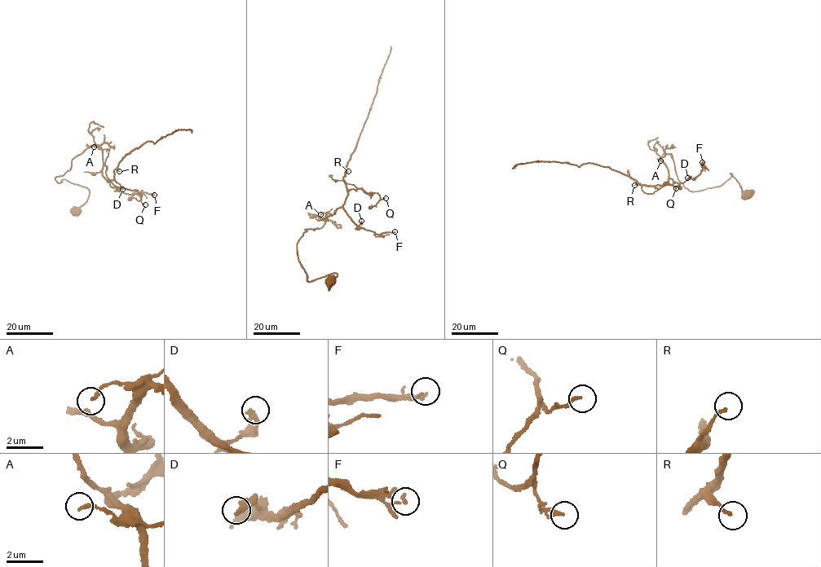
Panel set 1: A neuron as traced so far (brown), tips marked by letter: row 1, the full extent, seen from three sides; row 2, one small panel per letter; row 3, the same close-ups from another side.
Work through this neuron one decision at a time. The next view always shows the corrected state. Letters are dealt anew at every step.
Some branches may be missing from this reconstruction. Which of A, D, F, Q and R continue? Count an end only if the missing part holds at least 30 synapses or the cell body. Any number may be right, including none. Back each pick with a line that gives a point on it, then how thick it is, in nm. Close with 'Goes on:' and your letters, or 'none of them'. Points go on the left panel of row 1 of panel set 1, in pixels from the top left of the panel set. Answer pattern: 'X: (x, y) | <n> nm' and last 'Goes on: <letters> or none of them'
Goes on: none of them

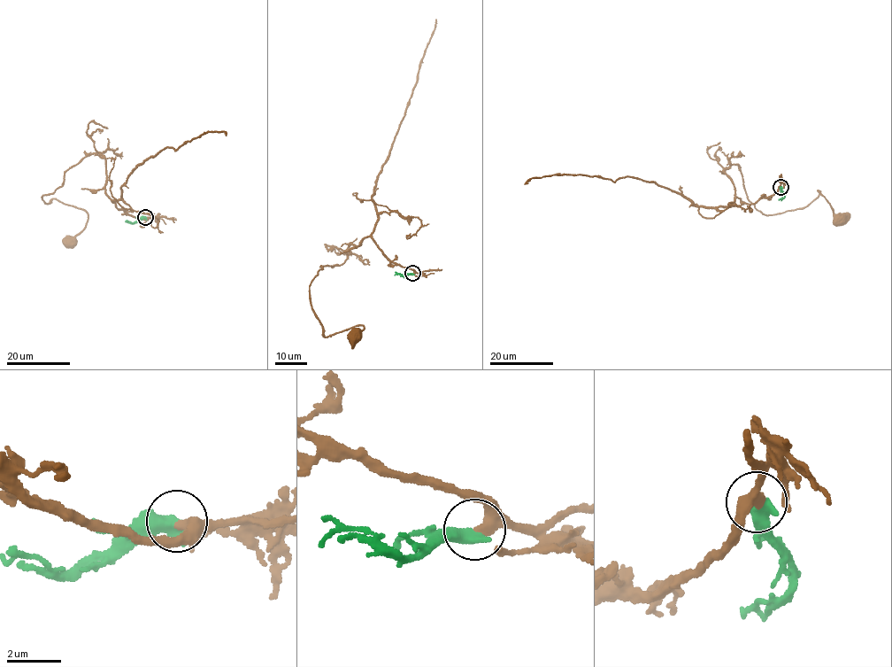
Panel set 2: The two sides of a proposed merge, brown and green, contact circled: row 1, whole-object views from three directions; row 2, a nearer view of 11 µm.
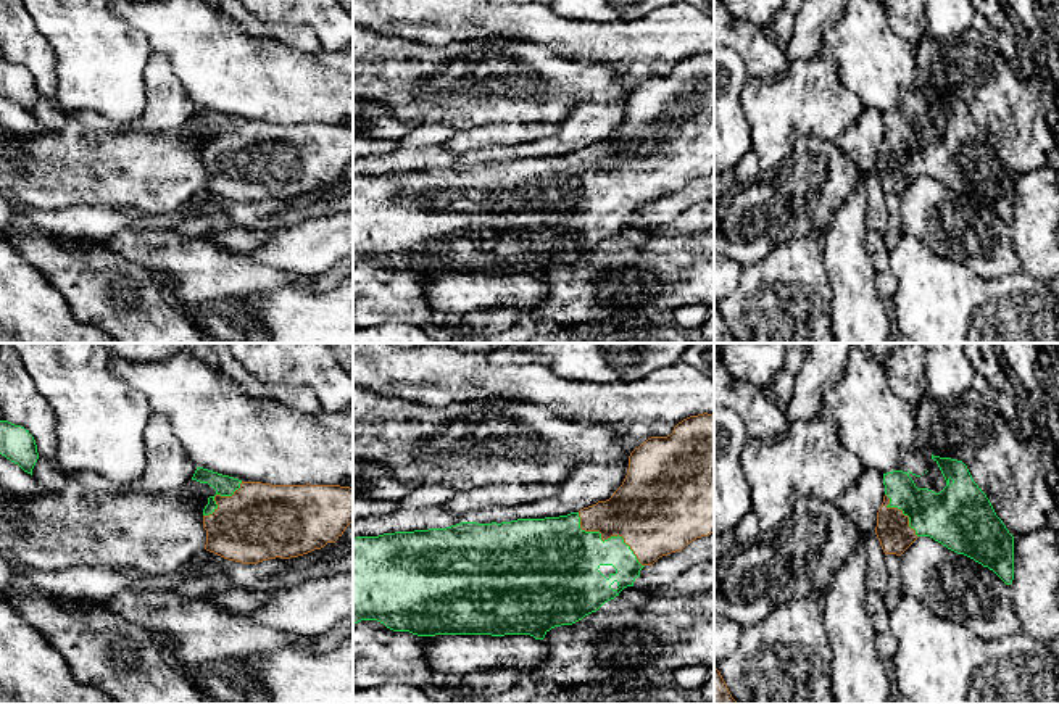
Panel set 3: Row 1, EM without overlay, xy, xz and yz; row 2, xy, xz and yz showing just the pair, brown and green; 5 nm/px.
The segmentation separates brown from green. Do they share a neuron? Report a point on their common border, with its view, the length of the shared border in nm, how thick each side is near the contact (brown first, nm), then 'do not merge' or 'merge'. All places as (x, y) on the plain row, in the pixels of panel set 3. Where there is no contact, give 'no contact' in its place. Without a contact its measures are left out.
contact xz (606, 178); length 420 nm; calibres 380 and 360 nm; merge

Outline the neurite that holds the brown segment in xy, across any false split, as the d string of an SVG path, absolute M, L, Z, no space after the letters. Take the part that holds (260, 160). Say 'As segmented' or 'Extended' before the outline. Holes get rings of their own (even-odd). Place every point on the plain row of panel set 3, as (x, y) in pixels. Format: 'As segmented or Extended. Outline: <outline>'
Extended. Outline: M203 106L192 119L216 129L203 148L205 188L258 203L335 182L353 161L353 127L242 121Z

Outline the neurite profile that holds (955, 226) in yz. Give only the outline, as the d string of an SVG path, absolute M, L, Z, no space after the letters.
M919 176L899 195L899 203L901 235L919 238L938 256L957 261L986 280L1022 271L1012 246L1011 224L974 198L948 188L930 176Z

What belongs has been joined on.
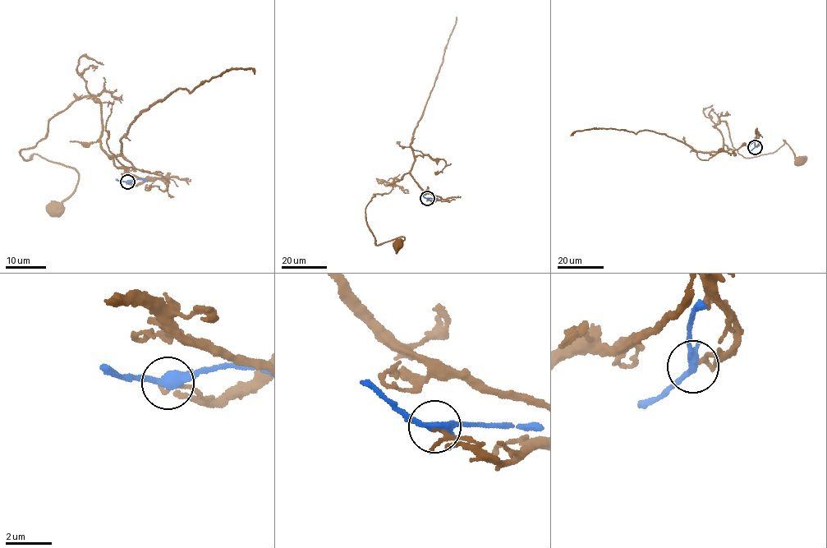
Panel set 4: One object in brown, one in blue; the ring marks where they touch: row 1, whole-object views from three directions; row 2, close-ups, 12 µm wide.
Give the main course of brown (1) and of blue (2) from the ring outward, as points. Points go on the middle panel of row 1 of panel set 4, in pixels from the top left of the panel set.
1: (427, 198), (440, 198), (409, 173), (388, 193), (374, 195), (366, 225), (376, 245), (405, 239), (397, 244)
2: (427, 198), (438, 199)

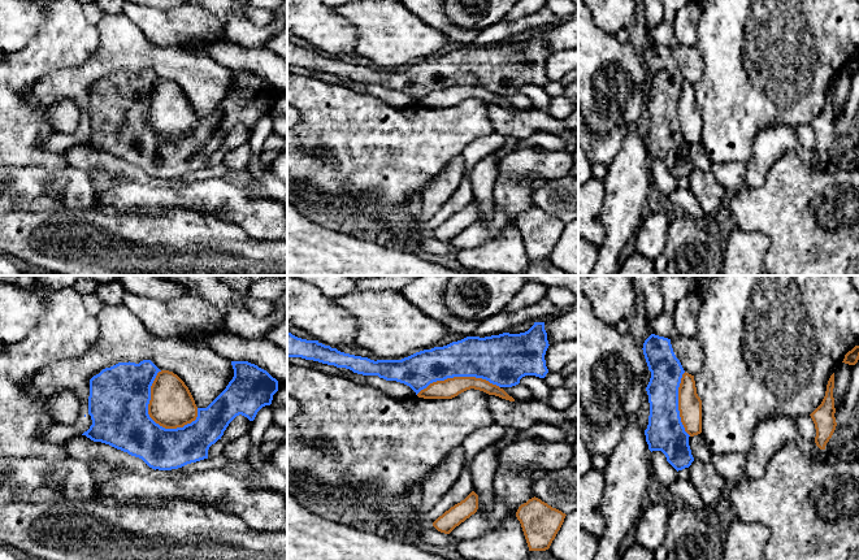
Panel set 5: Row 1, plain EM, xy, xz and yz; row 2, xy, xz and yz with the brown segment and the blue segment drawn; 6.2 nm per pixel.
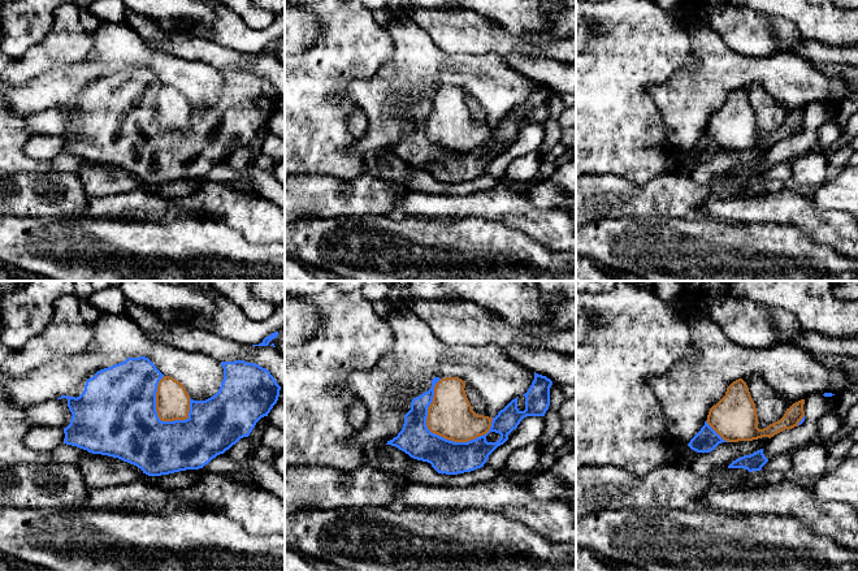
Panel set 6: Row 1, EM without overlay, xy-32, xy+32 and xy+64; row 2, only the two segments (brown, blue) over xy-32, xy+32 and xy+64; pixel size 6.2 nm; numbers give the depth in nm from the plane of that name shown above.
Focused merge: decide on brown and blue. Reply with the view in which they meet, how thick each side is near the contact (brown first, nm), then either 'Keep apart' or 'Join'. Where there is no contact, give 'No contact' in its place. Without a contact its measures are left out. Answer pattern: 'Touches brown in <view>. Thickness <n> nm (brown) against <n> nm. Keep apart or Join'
Touches brown in xy. Thickness 280 nm (brown) against 380 nm. Keep apart

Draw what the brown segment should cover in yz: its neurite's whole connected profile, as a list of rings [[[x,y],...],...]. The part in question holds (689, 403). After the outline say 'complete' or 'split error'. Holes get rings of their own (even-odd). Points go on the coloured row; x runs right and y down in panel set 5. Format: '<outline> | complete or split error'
[[[684,373],[678,387],[678,411],[685,431],[690,435],[702,433],[702,400],[697,394],[694,375]]] | complete

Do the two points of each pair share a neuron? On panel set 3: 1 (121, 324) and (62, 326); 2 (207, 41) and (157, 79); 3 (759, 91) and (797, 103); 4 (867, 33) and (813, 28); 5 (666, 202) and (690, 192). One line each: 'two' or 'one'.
1: two
2: two
3: one
4: two
5: one

